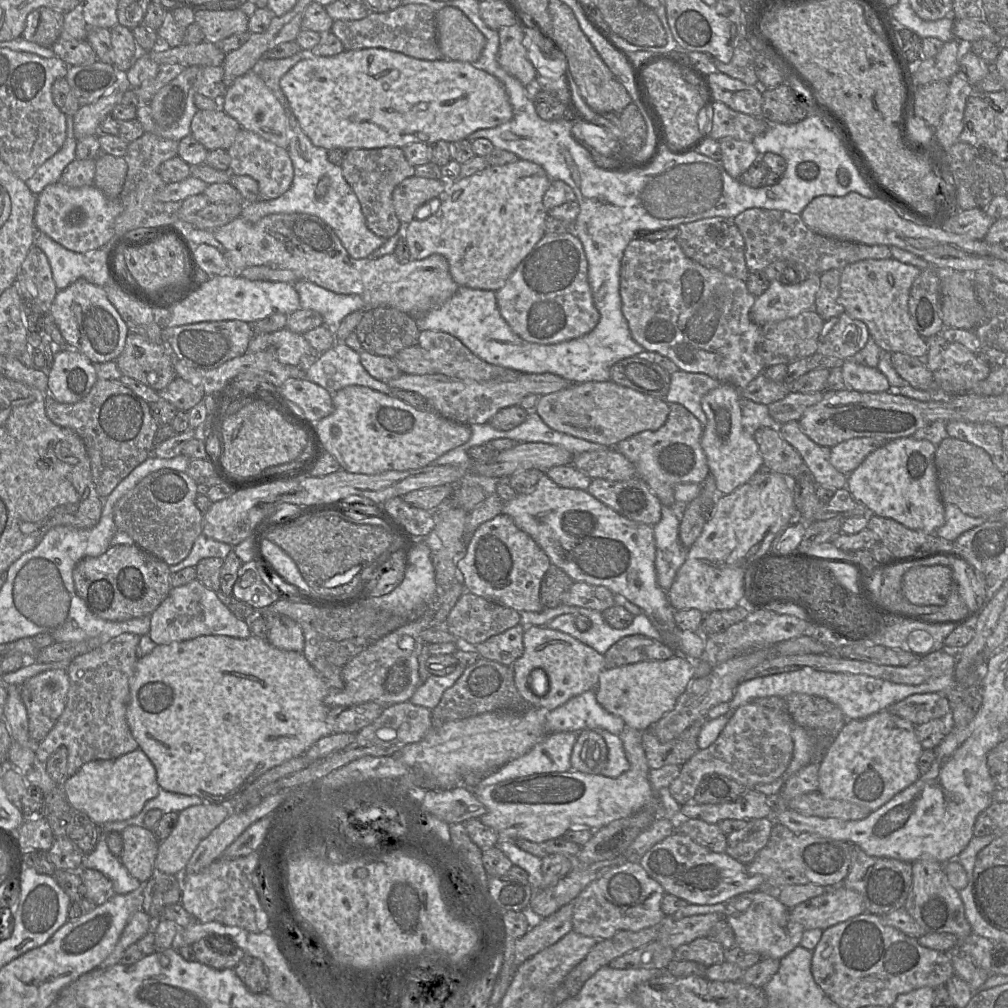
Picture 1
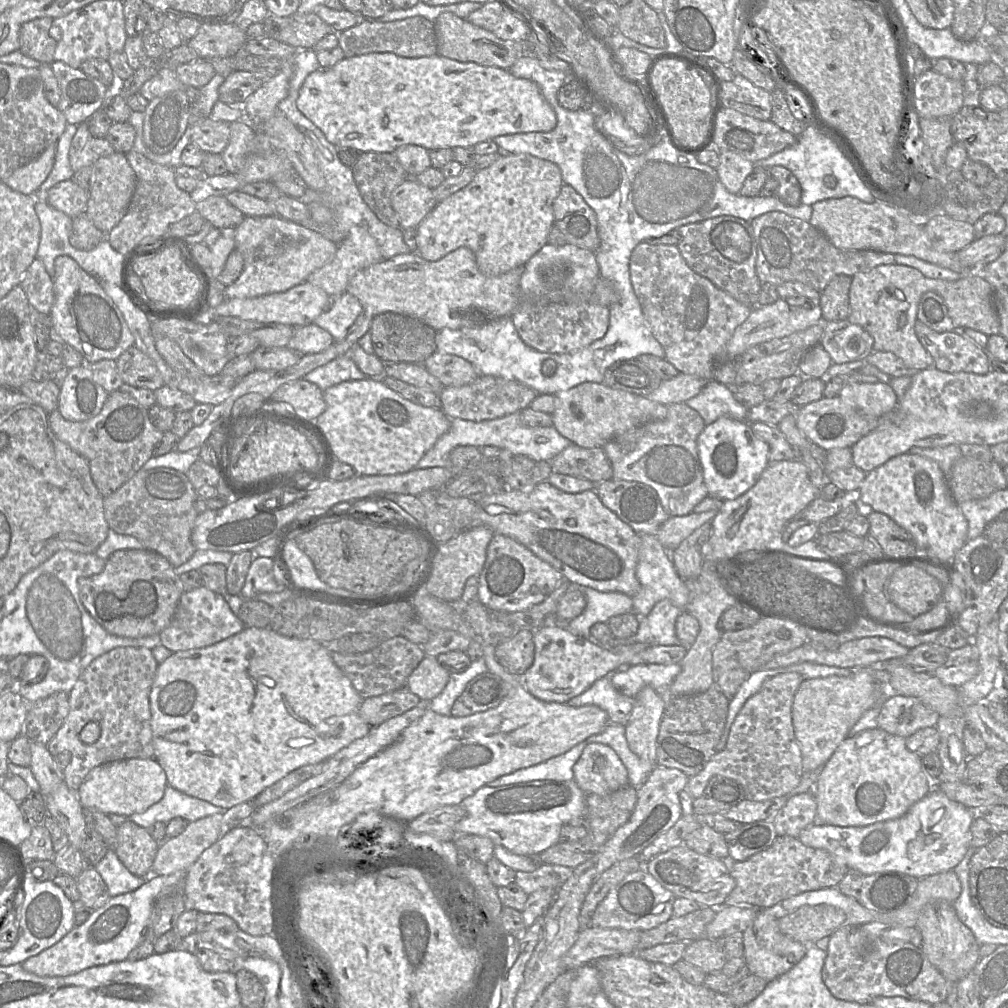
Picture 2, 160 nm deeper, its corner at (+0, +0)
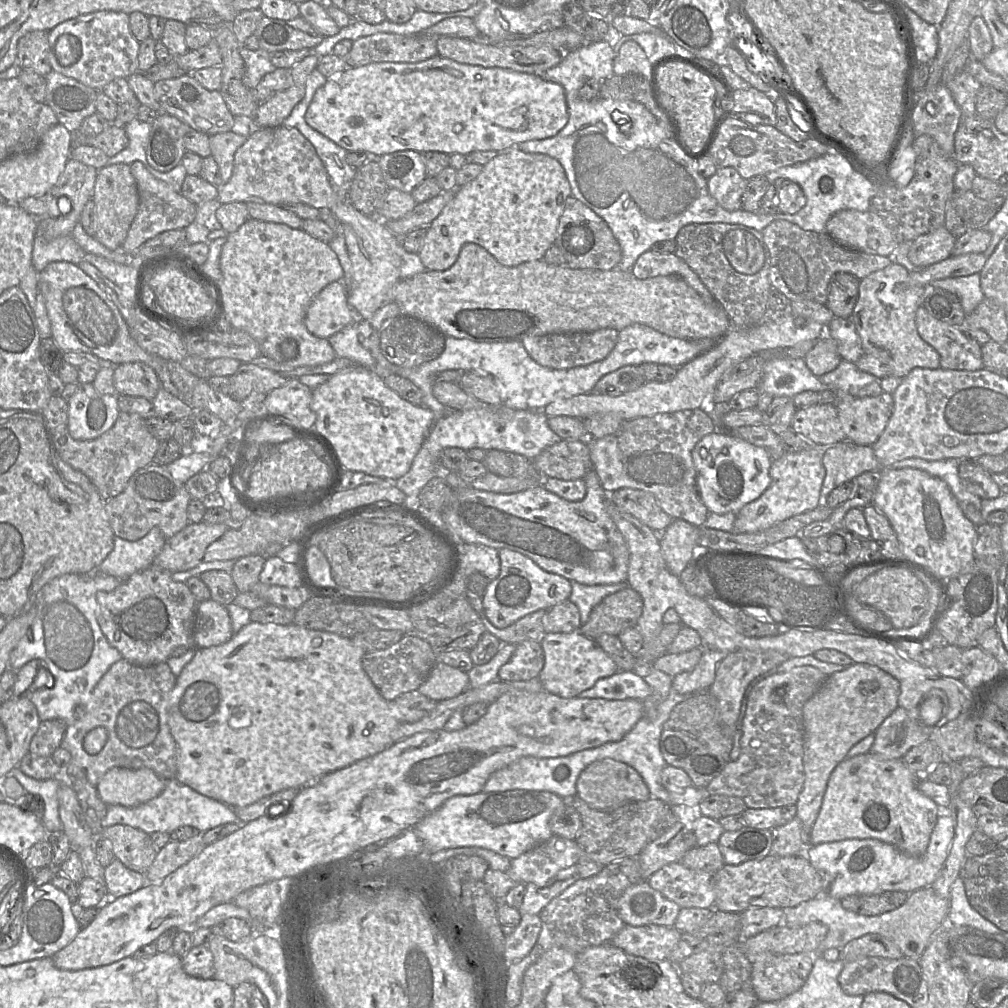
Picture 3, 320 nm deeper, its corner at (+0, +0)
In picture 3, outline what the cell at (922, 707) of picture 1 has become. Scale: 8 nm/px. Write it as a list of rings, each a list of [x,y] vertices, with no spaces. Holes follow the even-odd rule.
[[[898,706],[875,731],[870,752],[885,759],[902,759],[912,748],[928,740],[926,732]]]

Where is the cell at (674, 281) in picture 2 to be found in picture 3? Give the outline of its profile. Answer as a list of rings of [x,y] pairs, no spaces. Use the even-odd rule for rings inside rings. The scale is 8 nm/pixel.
[[[648,250],[642,253],[631,270],[638,279],[677,275],[692,287],[708,304],[716,302],[699,277],[674,253],[657,253]]]

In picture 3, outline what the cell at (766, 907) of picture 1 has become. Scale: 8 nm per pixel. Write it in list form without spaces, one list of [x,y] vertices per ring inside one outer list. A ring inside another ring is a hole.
[[[761,954],[752,963],[752,989],[759,1002],[776,1002],[795,993],[807,981],[814,955]]]

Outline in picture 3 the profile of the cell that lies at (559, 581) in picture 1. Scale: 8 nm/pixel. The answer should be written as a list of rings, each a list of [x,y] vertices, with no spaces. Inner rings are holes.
[[[467,592],[467,600],[478,613],[486,630],[495,635],[503,644],[517,645],[525,640],[540,642],[544,631],[544,618],[547,610],[541,609],[520,618],[506,628],[495,627],[486,617],[482,599],[478,596],[470,596]]]

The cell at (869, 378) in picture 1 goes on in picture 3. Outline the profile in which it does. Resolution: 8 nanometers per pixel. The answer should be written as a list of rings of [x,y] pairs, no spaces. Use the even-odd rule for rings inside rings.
[[[887,392],[874,397],[847,394],[837,400],[836,406],[847,441],[872,446],[893,413],[894,400]]]

